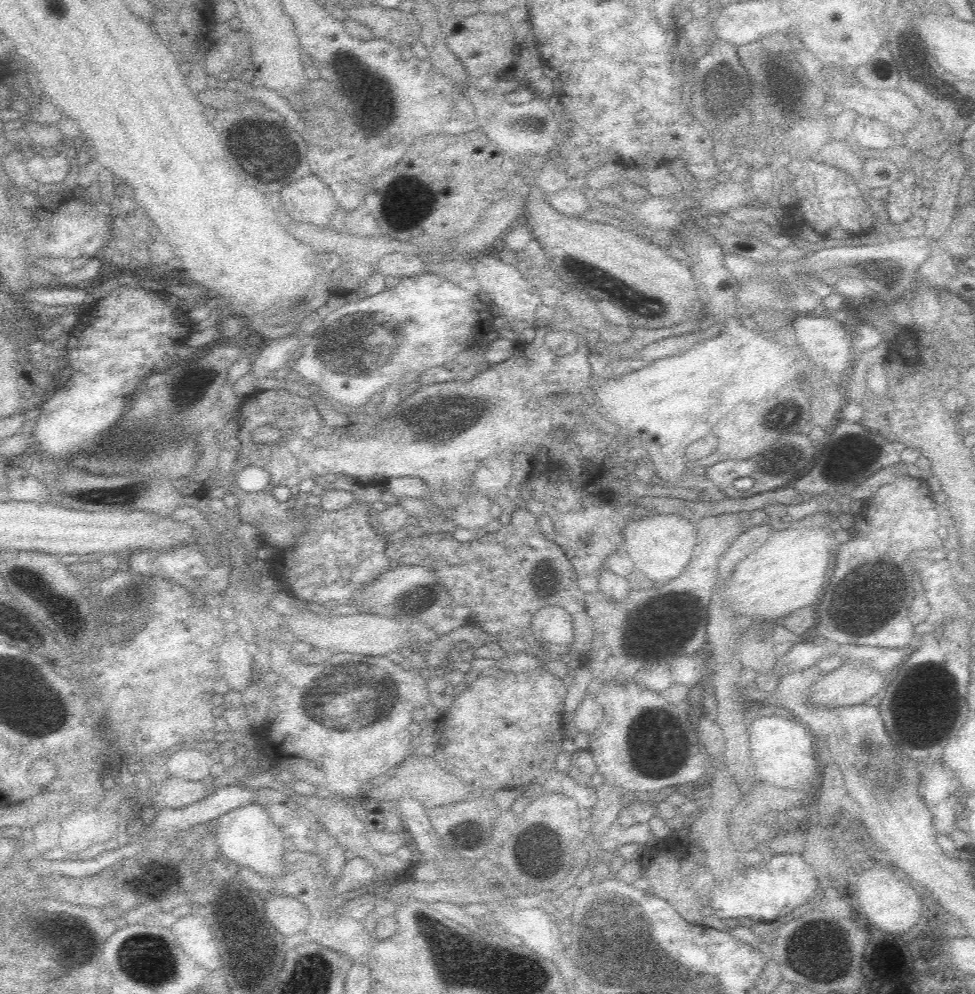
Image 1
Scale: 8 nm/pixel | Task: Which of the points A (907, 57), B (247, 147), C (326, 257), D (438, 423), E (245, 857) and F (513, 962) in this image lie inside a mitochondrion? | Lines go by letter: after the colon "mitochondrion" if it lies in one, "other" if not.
A: mitochondrion
B: mitochondrion
C: other
D: mitochondrion
E: other
F: other

